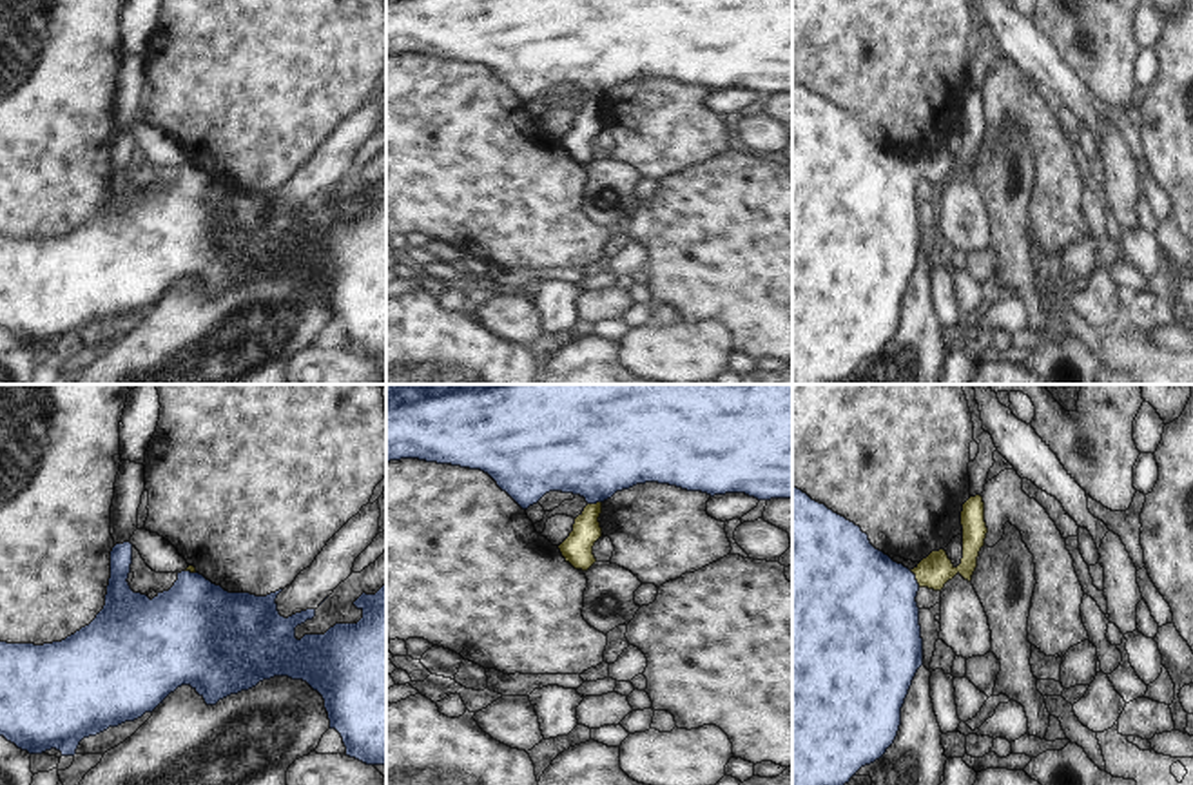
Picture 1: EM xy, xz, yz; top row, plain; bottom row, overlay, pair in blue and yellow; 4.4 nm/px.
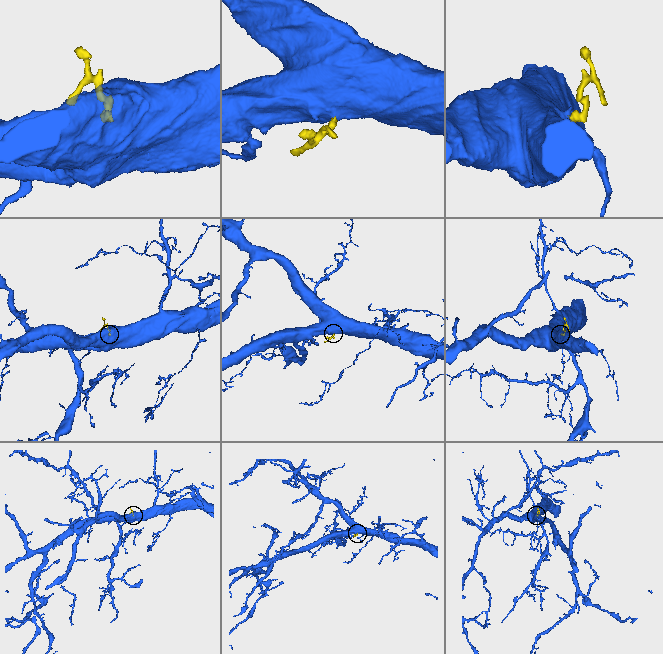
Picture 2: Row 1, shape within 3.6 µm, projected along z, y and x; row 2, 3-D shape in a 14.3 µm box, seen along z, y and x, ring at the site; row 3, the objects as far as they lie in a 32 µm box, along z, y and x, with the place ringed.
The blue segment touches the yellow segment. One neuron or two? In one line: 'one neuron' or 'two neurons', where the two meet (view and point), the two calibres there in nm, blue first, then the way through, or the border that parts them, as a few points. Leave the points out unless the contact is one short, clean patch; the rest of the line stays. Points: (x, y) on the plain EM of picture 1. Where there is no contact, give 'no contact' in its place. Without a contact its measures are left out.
one neuron; meets blue in yz at (914, 173); 460 nm thick on the blue side, 150 nm on the other; runs through yz (863, 196), (874, 187), (914, 173), (936, 164)

